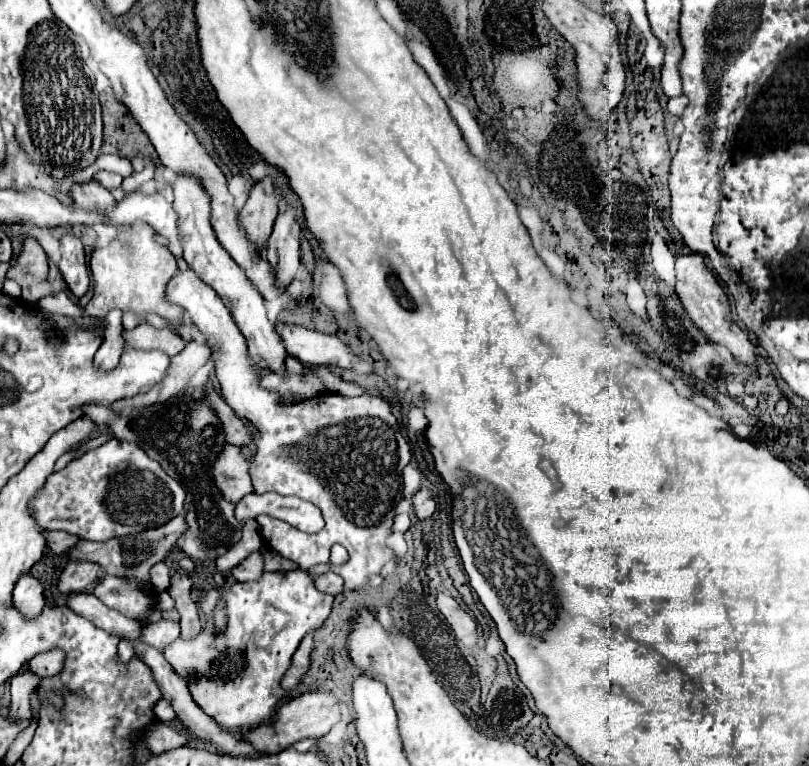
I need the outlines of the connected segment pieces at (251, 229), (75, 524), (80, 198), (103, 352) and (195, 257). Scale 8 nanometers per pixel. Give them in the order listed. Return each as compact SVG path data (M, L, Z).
M257 183L251 189L251 195L239 213L239 223L243 223L243 231L247 231L247 237L255 243L255 247L267 247L267 239L271 235L277 209L279 195L267 195L263 191L263 185Z
M109 439L101 447L85 453L83 457L71 461L65 469L47 477L47 483L31 499L31 517L43 529L67 531L79 539L89 541L109 541L113 537L123 537L151 527L159 527L183 511L185 491L183 487L169 477L159 463L147 457L147 453L133 443L123 443L119 439Z
M87 181L85 185L75 187L71 197L79 207L111 207L111 203L117 203L115 197L107 189L101 189L101 185L95 181Z
M111 311L107 317L105 327L105 341L95 353L95 365L103 371L111 371L117 367L121 351L123 351L123 337L121 337L121 311Z
M187 175L177 177L177 181L173 185L173 193L175 193L173 207L175 207L175 213L179 215L179 241L183 243L183 257L187 261L187 265L207 285L211 285L221 299L225 299L239 331L247 339L249 357L253 359L253 363L257 367L285 375L287 373L285 371L287 353L285 353L283 341L277 335L273 323L267 319L263 297L251 287L251 281L247 279L247 275L243 275L243 271L239 271L239 267L235 267L235 261L231 259L231 255L227 255L227 251L223 251L223 247L217 243L215 231L209 223L209 215L211 215L209 195L205 193L205 189L201 187L201 183L197 179L187 177Z

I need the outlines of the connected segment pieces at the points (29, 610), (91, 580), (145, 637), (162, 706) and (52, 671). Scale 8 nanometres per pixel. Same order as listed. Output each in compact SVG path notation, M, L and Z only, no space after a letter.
M21 575L13 591L13 603L25 619L35 619L45 607L41 583L31 575Z
M69 561L67 567L63 569L57 589L61 593L77 593L77 591L87 591L91 593L95 583L99 581L99 577L103 575L101 567L95 563L87 563L87 561Z
M157 621L157 623L143 627L141 643L147 643L147 645L163 651L163 647L167 647L167 643L173 643L177 637L179 637L179 623Z
M161 699L159 703L157 703L157 707L155 707L155 715L161 719L161 721L171 721L171 719L175 719L177 715L175 715L175 711L173 711L173 707L171 705L167 705L165 703L165 699Z
M49 651L49 653L39 653L33 659L27 661L29 671L39 677L53 677L63 669L65 653L63 651Z

